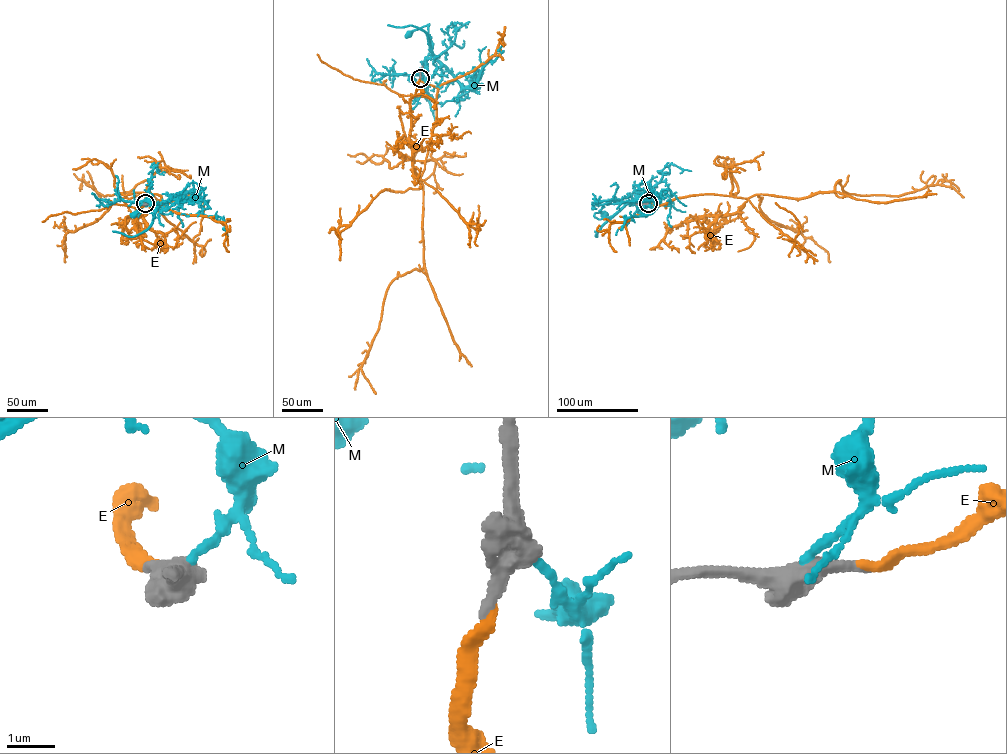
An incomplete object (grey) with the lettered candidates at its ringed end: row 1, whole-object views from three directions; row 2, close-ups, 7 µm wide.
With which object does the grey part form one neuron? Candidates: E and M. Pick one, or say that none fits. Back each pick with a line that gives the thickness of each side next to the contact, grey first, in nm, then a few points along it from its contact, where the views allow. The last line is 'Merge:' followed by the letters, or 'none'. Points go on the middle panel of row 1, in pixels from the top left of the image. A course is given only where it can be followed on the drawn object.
E: Thickness 300 nm (grey) against 240 nm. Its course: (420, 78), (437, 88), (420, 177), (424, 267), (398, 275), (384, 297), (378, 331), (361, 367), (375, 394)
Merge: E

